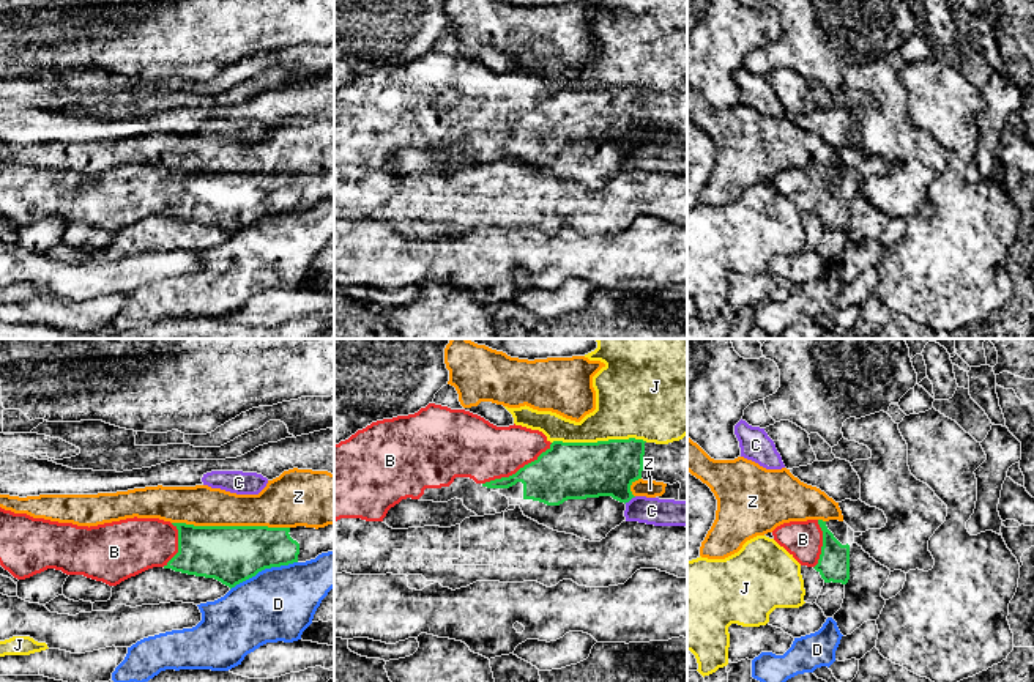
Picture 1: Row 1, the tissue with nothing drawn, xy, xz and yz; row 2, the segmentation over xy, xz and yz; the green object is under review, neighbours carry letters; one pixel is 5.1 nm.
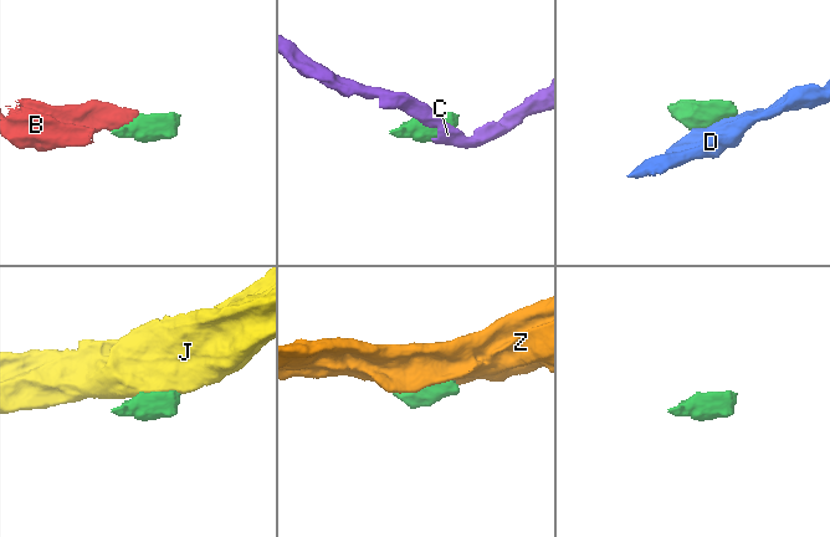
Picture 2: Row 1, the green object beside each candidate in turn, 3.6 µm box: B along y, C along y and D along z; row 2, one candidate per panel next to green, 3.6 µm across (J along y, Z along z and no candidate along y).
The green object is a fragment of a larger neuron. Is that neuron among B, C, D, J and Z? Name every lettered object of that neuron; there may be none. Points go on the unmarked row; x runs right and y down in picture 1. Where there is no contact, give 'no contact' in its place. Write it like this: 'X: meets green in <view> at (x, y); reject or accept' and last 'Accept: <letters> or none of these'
B: meets green in xz at (519, 117); accept
C: meets green in xz at (629, 147); reject
D: meets green in xy at (264, 216); reject
J: meets green in xz at (599, 88); reject
Z: meets green in xy at (230, 174); reject
Accept: B

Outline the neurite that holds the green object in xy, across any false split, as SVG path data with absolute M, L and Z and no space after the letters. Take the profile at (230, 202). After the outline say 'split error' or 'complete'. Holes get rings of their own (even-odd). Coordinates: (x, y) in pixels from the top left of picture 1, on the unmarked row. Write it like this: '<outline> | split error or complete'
M0 154L0 213L25 227L47 216L117 233L153 214L214 225L230 236L271 214L315 206L334 198L334 172L325 175L194 173L159 165L126 165L98 173L77 173Z | split error

